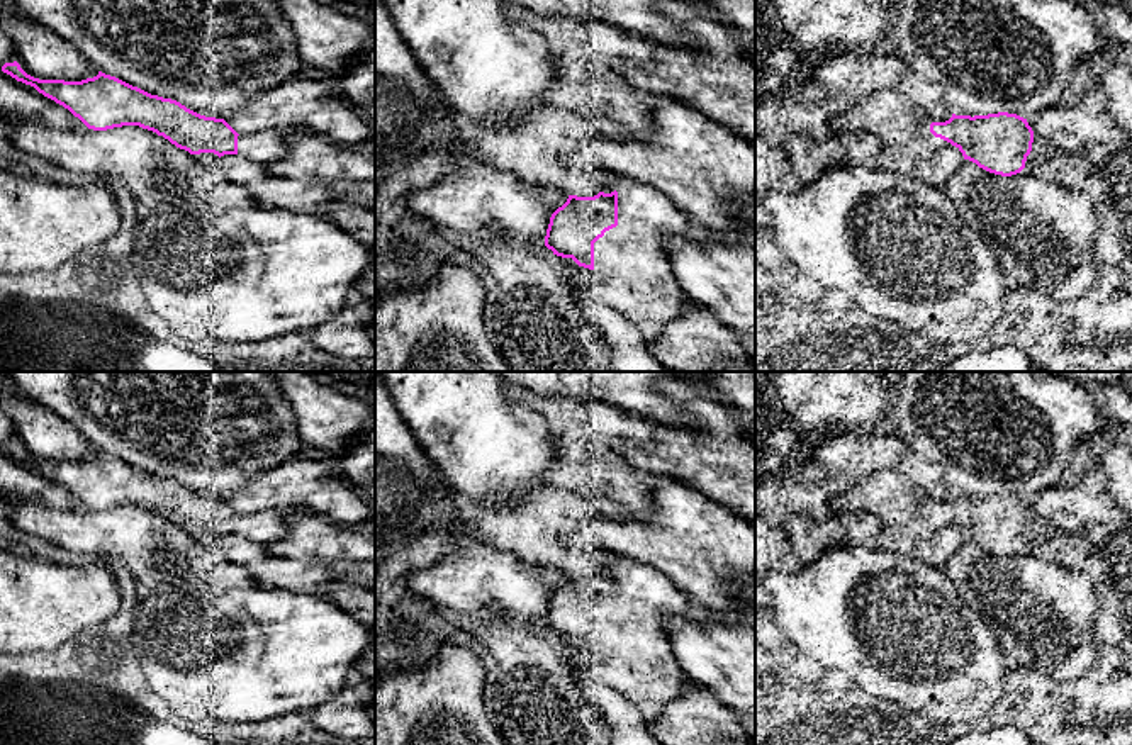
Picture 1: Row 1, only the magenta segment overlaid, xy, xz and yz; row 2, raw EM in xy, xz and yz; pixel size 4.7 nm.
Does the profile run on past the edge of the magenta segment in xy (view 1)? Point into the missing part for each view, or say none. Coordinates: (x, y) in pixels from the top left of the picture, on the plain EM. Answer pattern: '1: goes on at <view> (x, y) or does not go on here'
1: goes on at xy (263, 528)

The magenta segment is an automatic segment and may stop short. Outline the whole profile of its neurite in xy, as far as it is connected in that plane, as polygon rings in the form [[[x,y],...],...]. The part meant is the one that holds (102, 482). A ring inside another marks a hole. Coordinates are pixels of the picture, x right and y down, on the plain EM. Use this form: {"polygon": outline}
{"polygon": [[[17,441],[5,443],[2,451],[63,485],[93,511],[139,506],[190,535],[239,535],[258,545],[287,536],[280,513],[238,514],[224,499],[200,496],[177,480],[151,475],[102,451],[81,462],[39,460]]]}

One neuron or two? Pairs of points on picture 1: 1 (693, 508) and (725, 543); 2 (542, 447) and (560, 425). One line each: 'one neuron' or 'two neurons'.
1: one neuron
2: two neurons

